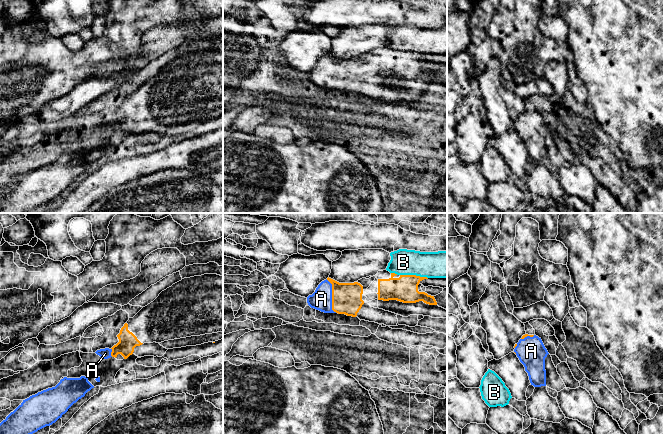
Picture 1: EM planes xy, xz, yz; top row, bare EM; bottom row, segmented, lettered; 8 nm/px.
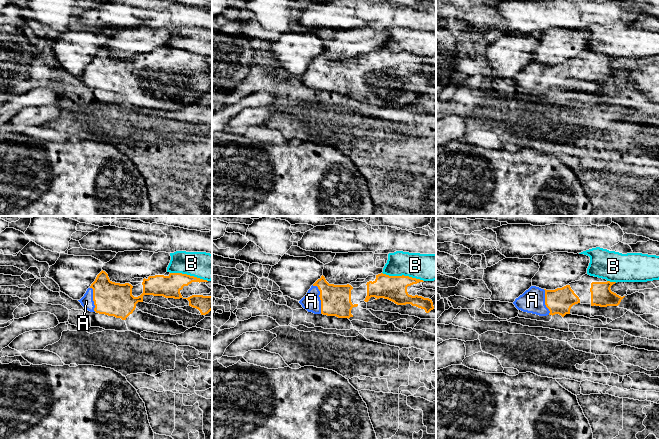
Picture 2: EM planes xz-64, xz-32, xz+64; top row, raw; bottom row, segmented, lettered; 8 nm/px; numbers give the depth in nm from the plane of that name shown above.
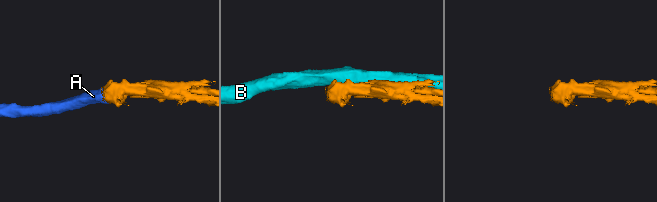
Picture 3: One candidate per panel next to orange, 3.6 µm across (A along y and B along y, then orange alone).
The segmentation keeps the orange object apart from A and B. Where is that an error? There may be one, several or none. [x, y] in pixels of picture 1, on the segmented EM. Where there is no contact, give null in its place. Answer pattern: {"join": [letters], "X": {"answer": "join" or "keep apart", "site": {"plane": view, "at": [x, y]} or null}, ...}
{"join": ["A"], "A": {"answer": "join", "site": {"plane": "xz", "at": [332, 296]}}, "B": {"answer": "keep apart", "site": {"plane": "xz", "at": [414, 275]}}}

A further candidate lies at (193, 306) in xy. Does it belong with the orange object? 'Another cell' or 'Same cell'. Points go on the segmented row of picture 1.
Same cell

